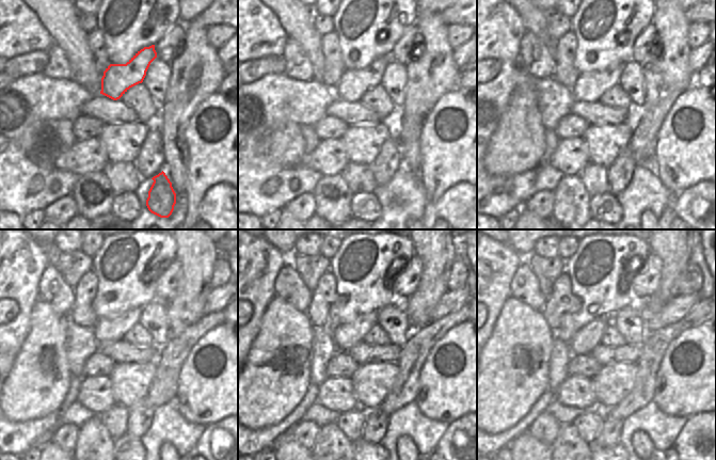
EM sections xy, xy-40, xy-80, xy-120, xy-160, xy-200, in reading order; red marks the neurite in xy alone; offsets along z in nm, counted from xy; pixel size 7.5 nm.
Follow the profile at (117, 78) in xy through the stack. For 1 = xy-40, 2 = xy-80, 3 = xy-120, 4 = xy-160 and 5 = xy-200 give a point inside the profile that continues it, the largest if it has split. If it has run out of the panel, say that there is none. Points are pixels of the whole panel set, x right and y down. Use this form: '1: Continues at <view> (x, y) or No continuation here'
1: Continues at xy-40 (352, 84)
2: Continues at xy-80 (589, 86)
3: Continues at xy-120 (107, 329)
4: Continues at xy-160 (347, 335)
5: Continues at xy-200 (584, 342).

